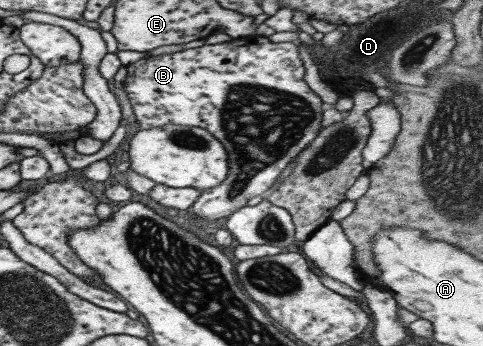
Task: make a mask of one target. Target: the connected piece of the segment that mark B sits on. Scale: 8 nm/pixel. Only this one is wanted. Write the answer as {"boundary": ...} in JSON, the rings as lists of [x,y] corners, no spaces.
{"boundary":[[[252,34],[251,36],[244,36],[241,38],[232,38],[230,41],[220,44],[208,45],[203,44],[200,47],[184,49],[175,53],[164,55],[146,55],[138,59],[135,63],[130,63],[126,66],[126,78],[123,83],[124,90],[129,97],[131,106],[133,108],[133,115],[142,129],[150,129],[154,127],[164,126],[166,124],[178,124],[194,127],[201,127],[207,129],[218,141],[222,142],[226,153],[228,153],[228,161],[230,163],[230,172],[222,184],[202,191],[200,198],[192,205],[192,211],[196,216],[206,219],[208,221],[222,221],[228,218],[231,213],[247,206],[247,202],[258,196],[264,196],[275,183],[276,179],[288,163],[293,161],[299,153],[308,146],[312,140],[316,139],[319,128],[322,125],[322,111],[325,104],[320,100],[320,97],[312,91],[304,80],[304,62],[300,58],[298,52],[297,42],[282,42],[272,43],[270,38]]]}

